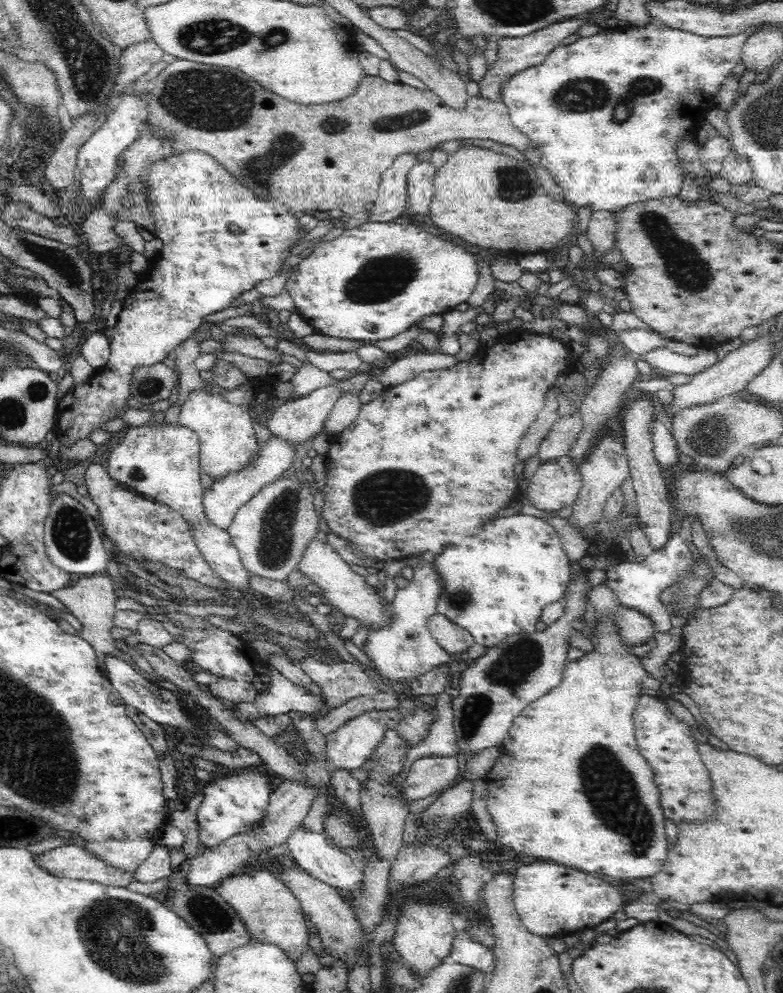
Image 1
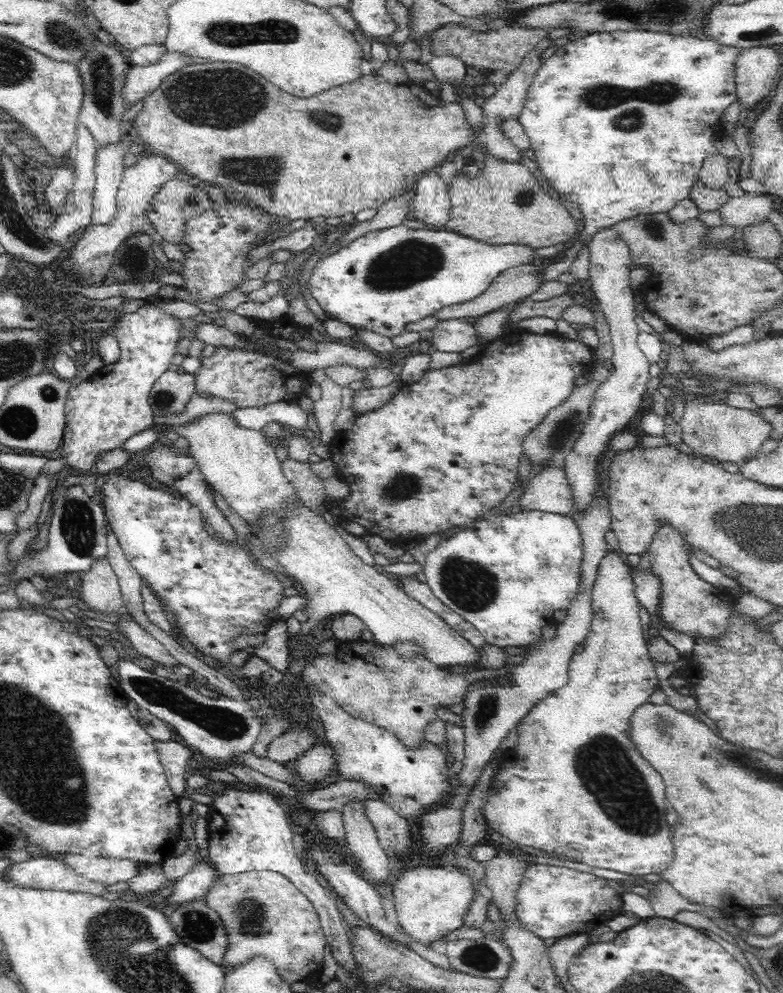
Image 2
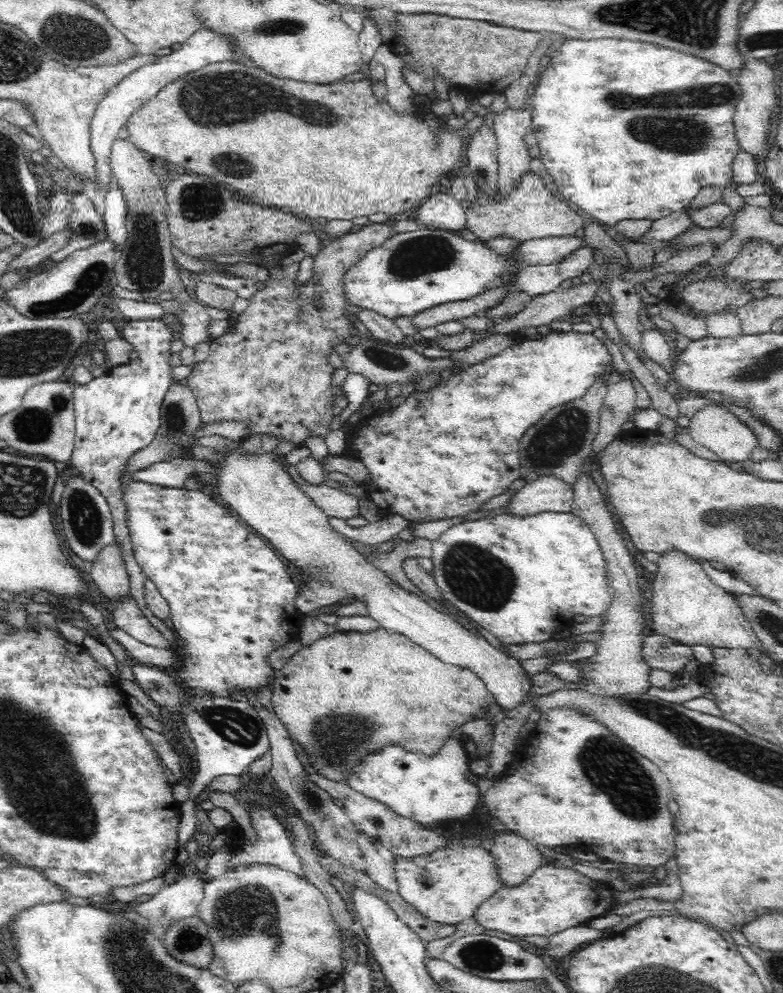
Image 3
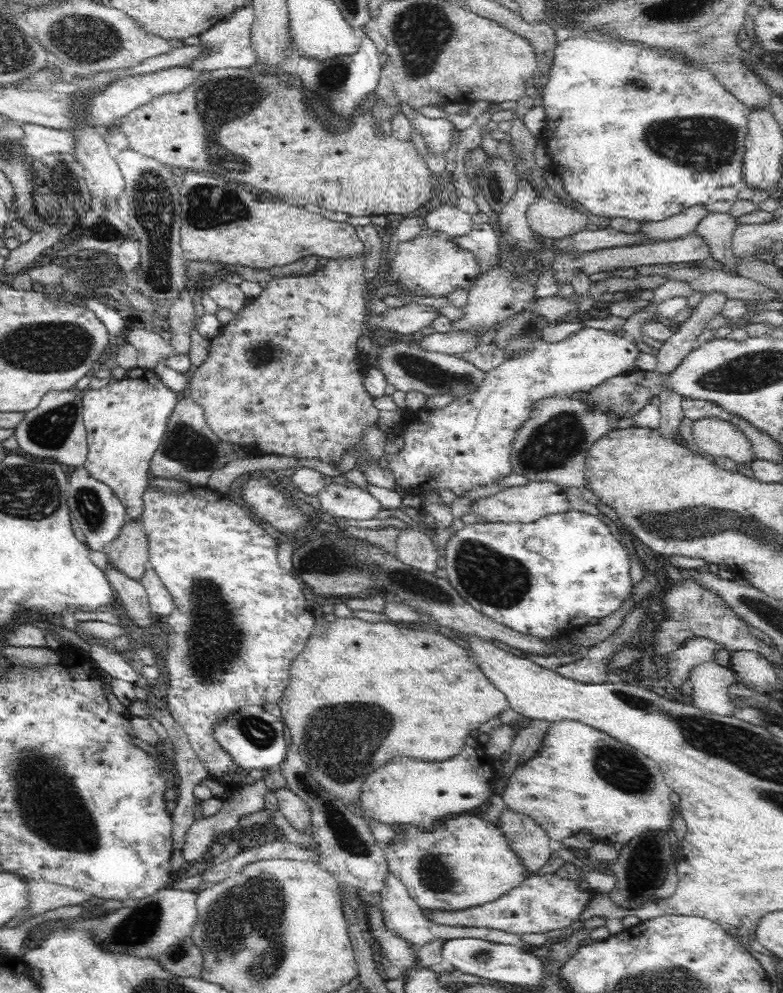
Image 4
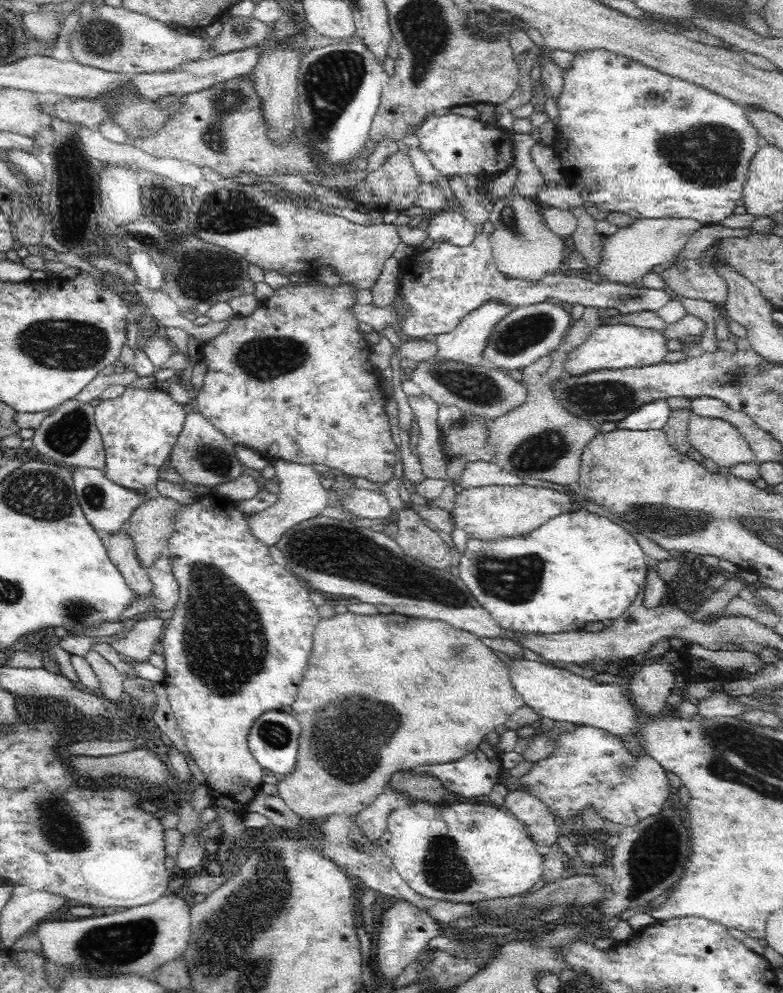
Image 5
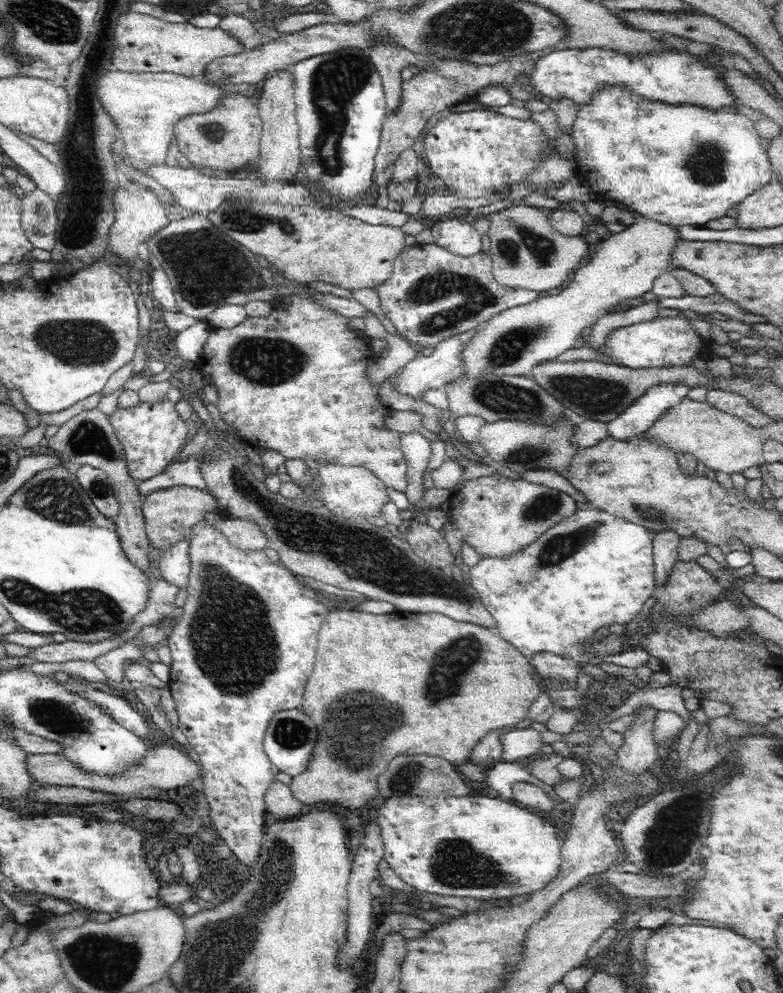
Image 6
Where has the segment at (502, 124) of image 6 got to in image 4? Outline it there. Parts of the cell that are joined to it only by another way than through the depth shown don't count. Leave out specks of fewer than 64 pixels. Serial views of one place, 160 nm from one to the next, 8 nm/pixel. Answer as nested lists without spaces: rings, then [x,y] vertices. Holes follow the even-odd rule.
[[[400,103],[399,112],[406,115],[411,128],[423,136],[428,152],[444,153],[450,150],[452,140],[458,140],[458,130],[446,118],[428,118],[413,106]]]

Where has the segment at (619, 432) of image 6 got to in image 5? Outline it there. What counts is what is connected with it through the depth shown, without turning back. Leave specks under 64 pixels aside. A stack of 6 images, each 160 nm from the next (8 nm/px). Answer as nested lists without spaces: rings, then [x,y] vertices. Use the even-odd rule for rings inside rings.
[[[660,399],[646,404],[629,414],[624,420],[620,420],[618,428],[633,431],[660,430],[667,421],[670,411],[666,399]]]

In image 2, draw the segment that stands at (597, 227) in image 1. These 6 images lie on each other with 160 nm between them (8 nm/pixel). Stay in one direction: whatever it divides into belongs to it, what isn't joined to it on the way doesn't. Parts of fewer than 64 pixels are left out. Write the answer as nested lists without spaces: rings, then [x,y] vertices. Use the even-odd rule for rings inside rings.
[[[604,227],[589,238],[587,247],[590,251],[589,279],[597,302],[606,316],[614,354],[610,358],[608,378],[594,390],[582,432],[576,438],[572,450],[565,456],[564,470],[574,493],[573,511],[581,511],[589,503],[592,491],[598,485],[595,472],[598,456],[601,456],[608,439],[612,438],[610,436],[624,429],[630,418],[638,412],[638,406],[643,402],[642,397],[647,396],[647,383],[651,378],[650,363],[637,344],[640,331],[635,322],[637,304],[630,288],[629,272],[632,262],[629,246],[613,227]]]

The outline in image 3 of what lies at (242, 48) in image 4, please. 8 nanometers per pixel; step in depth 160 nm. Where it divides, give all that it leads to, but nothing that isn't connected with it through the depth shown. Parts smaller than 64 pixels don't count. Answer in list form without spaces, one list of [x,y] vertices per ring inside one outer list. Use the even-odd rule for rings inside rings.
[[[198,30],[191,34],[183,43],[173,47],[173,51],[163,57],[157,57],[155,61],[139,66],[135,71],[128,73],[120,82],[116,83],[105,97],[97,104],[95,113],[89,122],[90,150],[94,159],[93,171],[95,176],[92,180],[87,179],[94,186],[94,192],[100,188],[107,188],[109,183],[114,180],[110,168],[110,147],[119,130],[125,126],[131,114],[140,108],[145,102],[156,96],[157,92],[173,80],[198,70],[203,66],[218,61],[239,62],[244,56],[237,56],[231,52],[231,46],[225,38],[217,38],[211,32]]]

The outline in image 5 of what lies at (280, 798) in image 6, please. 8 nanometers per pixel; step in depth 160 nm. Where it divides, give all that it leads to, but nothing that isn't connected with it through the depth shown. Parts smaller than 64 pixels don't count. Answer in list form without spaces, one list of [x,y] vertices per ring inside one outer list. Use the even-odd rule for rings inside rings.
[[[260,791],[243,807],[243,810],[246,813],[256,812],[284,830],[296,830],[300,826],[301,820],[279,797],[268,796]]]

